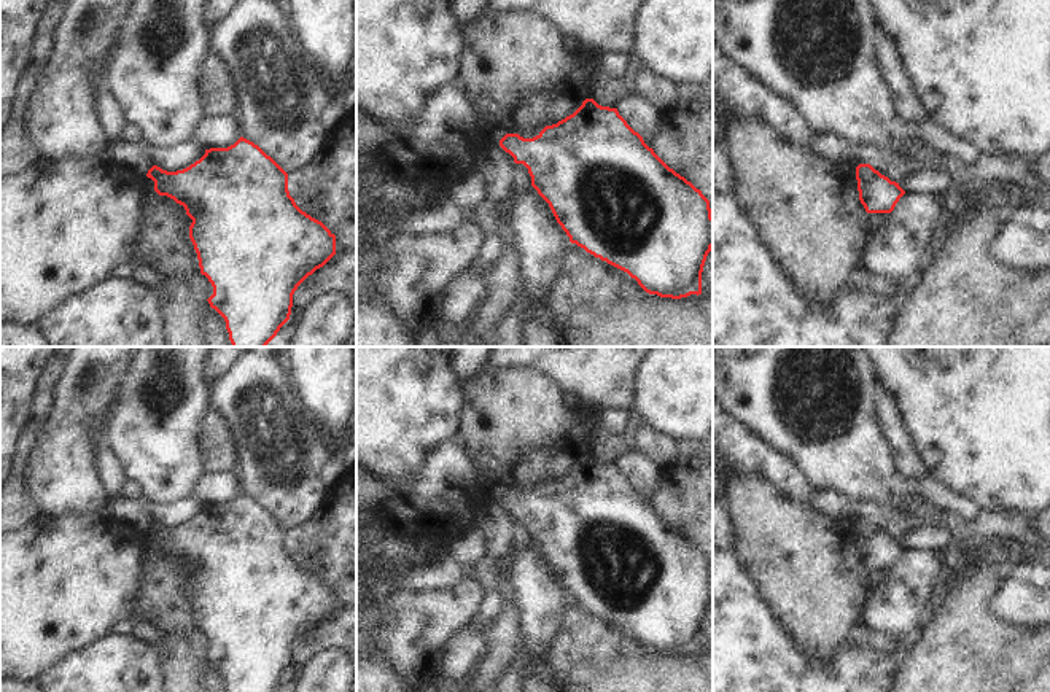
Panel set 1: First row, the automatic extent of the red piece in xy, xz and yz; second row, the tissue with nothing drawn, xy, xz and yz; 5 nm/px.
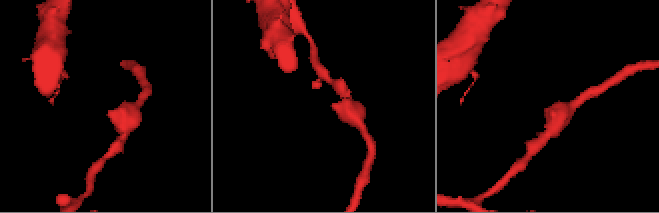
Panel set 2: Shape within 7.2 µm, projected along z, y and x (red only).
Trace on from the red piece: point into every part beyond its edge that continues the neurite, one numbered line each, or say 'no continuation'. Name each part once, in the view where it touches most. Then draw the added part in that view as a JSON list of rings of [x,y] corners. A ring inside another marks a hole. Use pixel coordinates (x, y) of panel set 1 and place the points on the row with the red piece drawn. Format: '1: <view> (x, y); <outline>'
no continuation

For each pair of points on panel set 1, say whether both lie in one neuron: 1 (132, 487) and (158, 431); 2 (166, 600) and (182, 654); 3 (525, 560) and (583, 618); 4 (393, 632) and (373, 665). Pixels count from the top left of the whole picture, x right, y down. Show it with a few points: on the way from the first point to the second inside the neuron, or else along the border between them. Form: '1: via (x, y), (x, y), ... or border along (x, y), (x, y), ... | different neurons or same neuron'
1: border along (131, 478), (145, 497) | different neurons
2: via (174, 613), (177, 616), (178, 641) | same neuron
3: border along (571, 600), (567, 618), (554, 638) | different neurons
4: border along (373, 653), (377, 653), (398, 675) | different neurons

